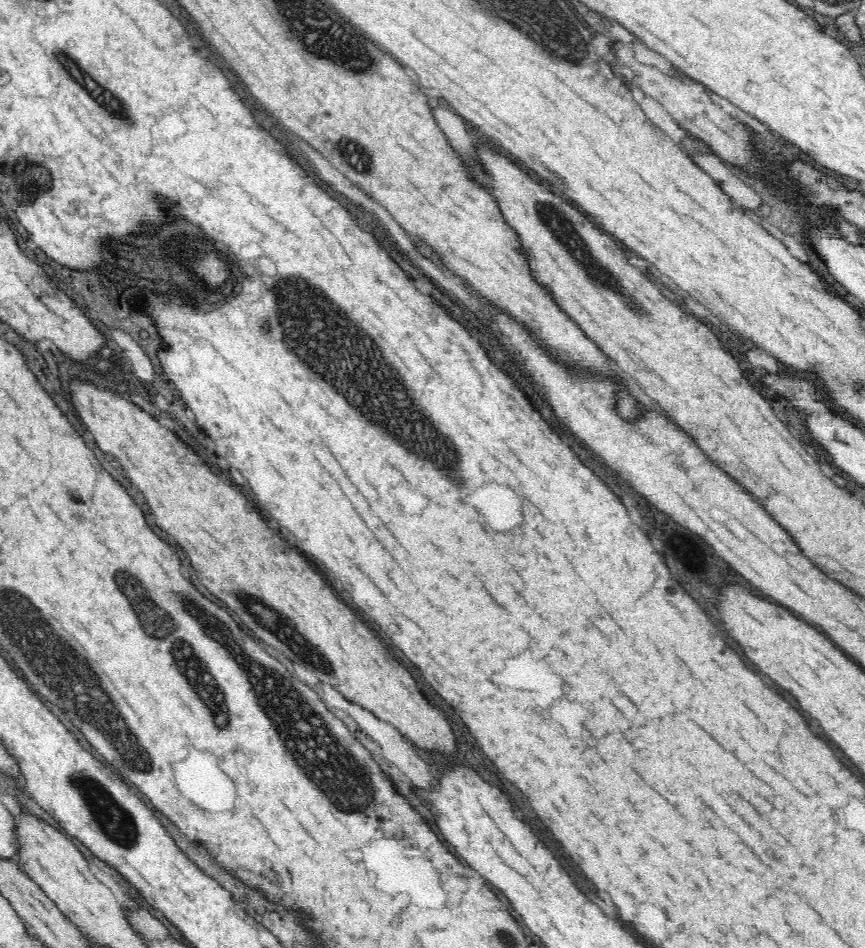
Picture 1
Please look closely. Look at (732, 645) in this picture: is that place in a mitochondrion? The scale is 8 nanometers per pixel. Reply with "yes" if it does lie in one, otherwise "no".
no

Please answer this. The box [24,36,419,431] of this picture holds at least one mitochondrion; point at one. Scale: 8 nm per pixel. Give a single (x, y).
(105, 98)

